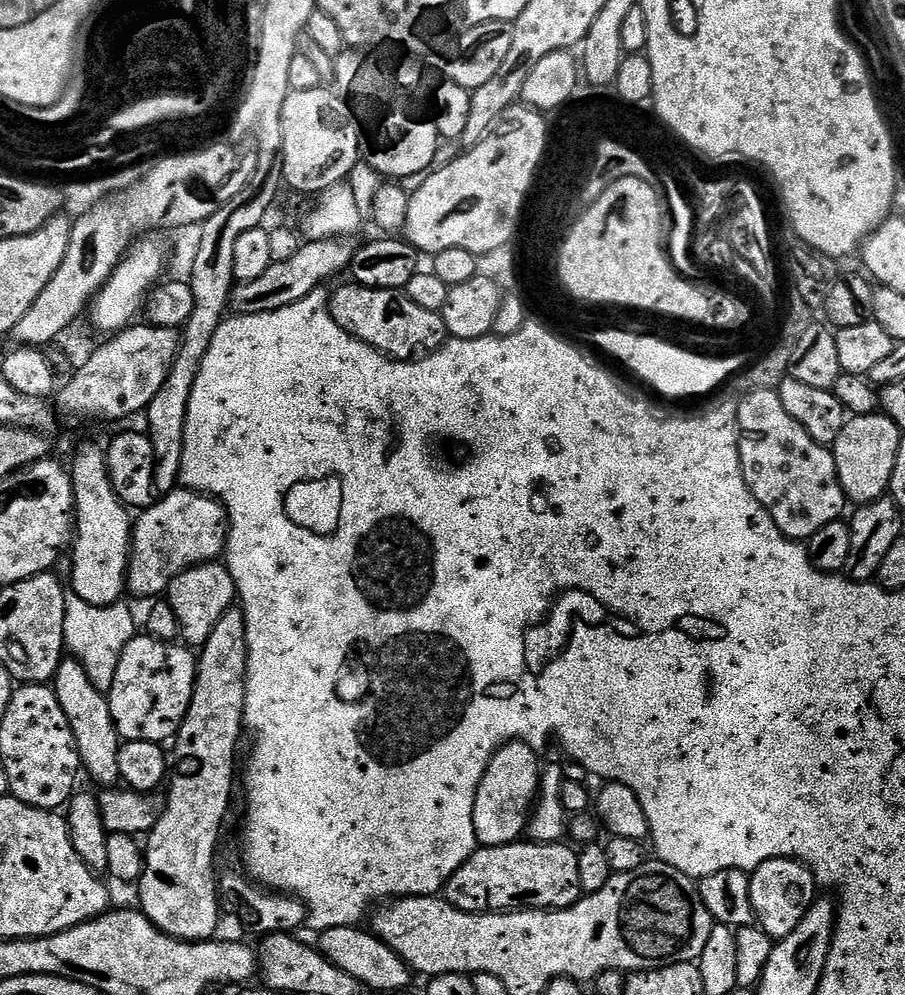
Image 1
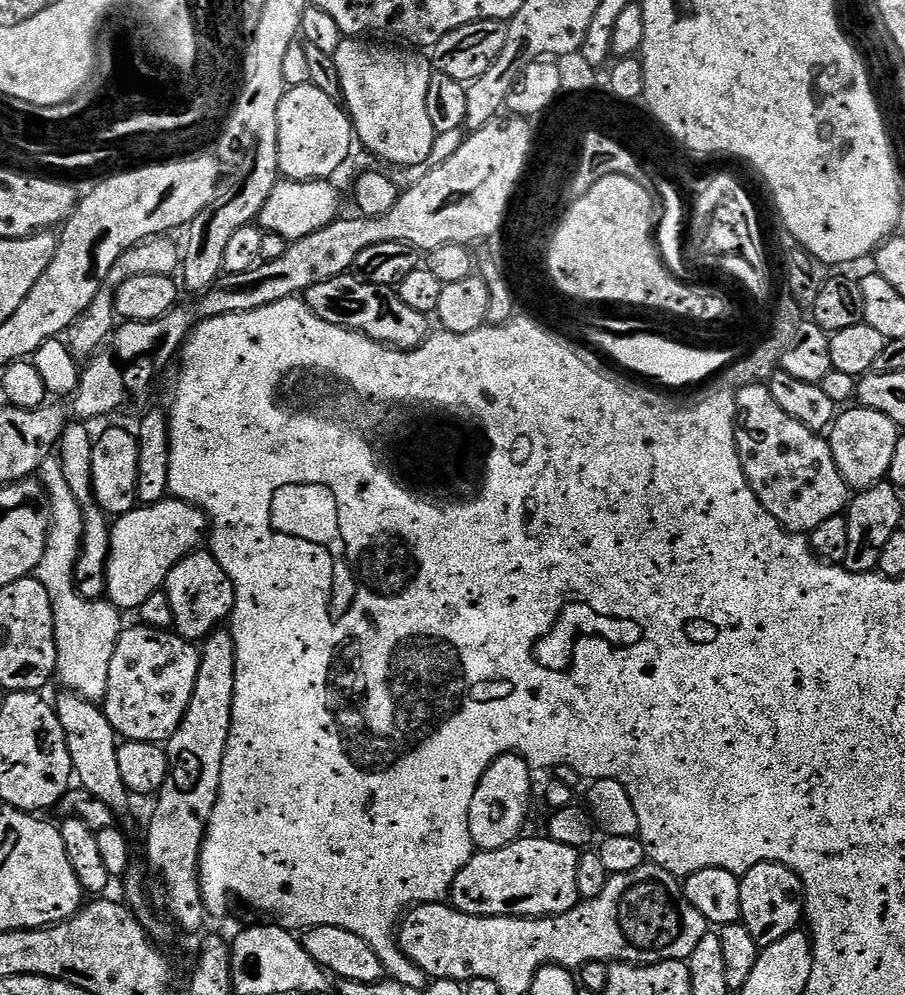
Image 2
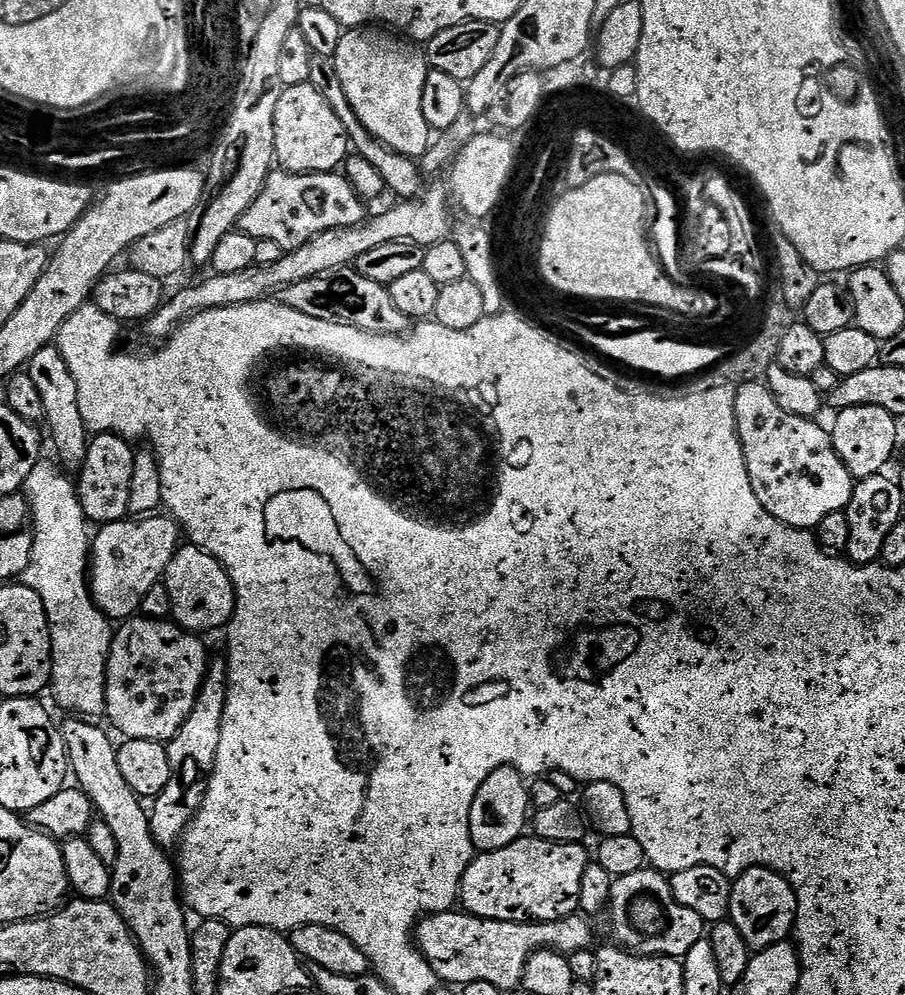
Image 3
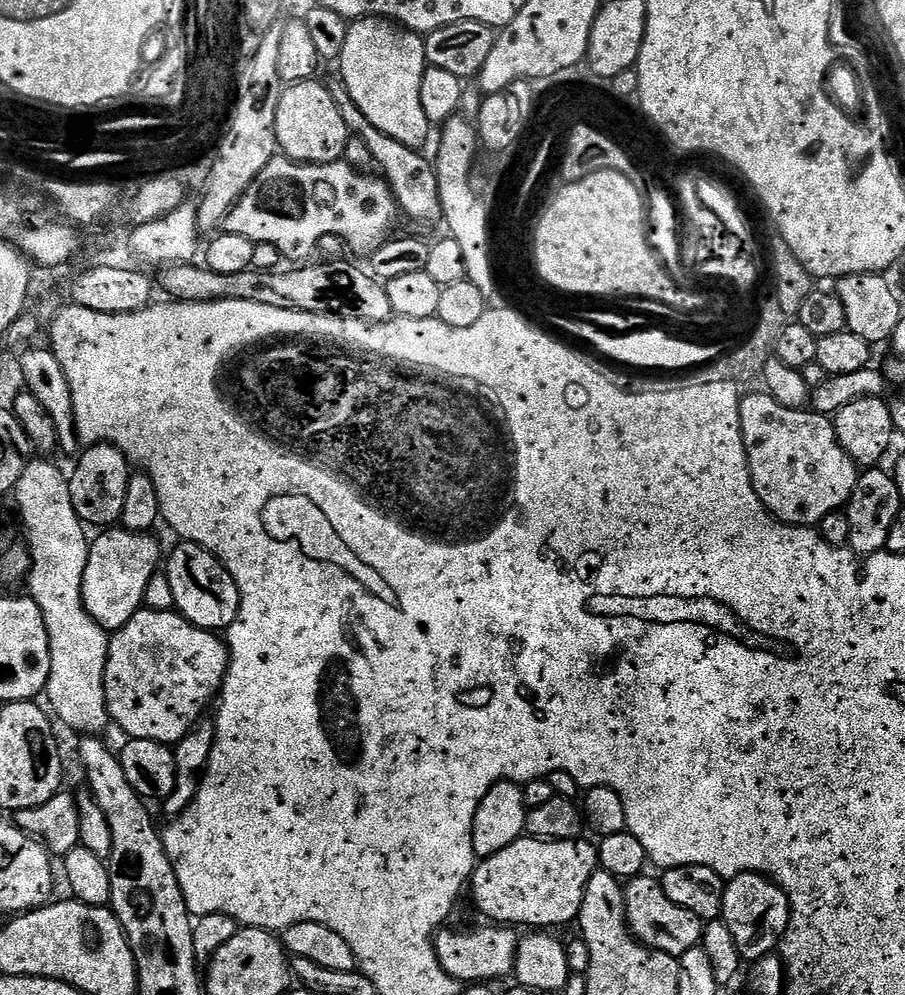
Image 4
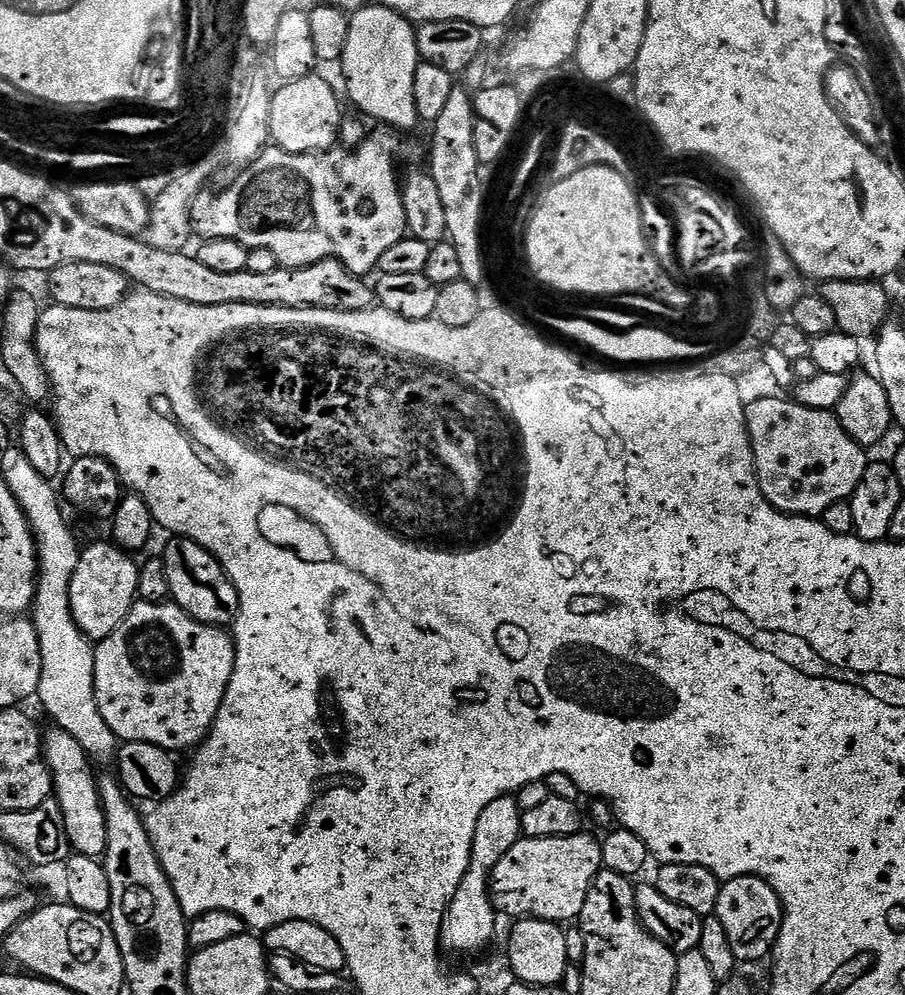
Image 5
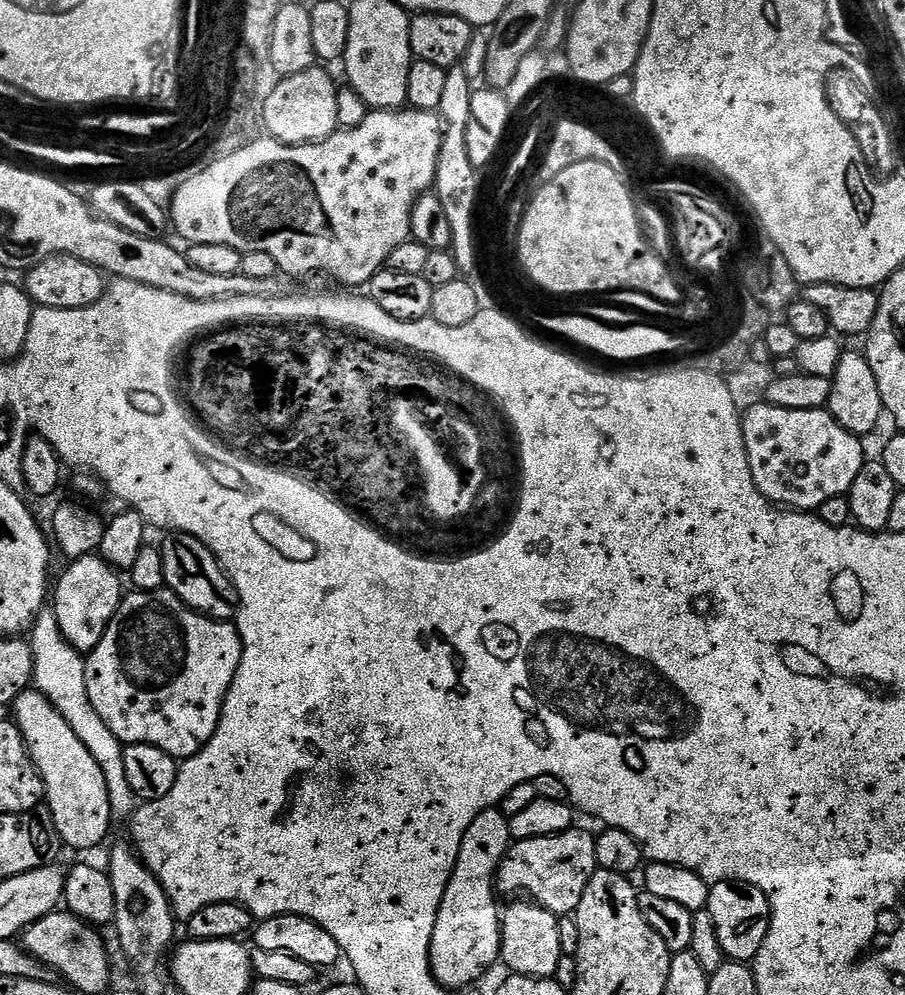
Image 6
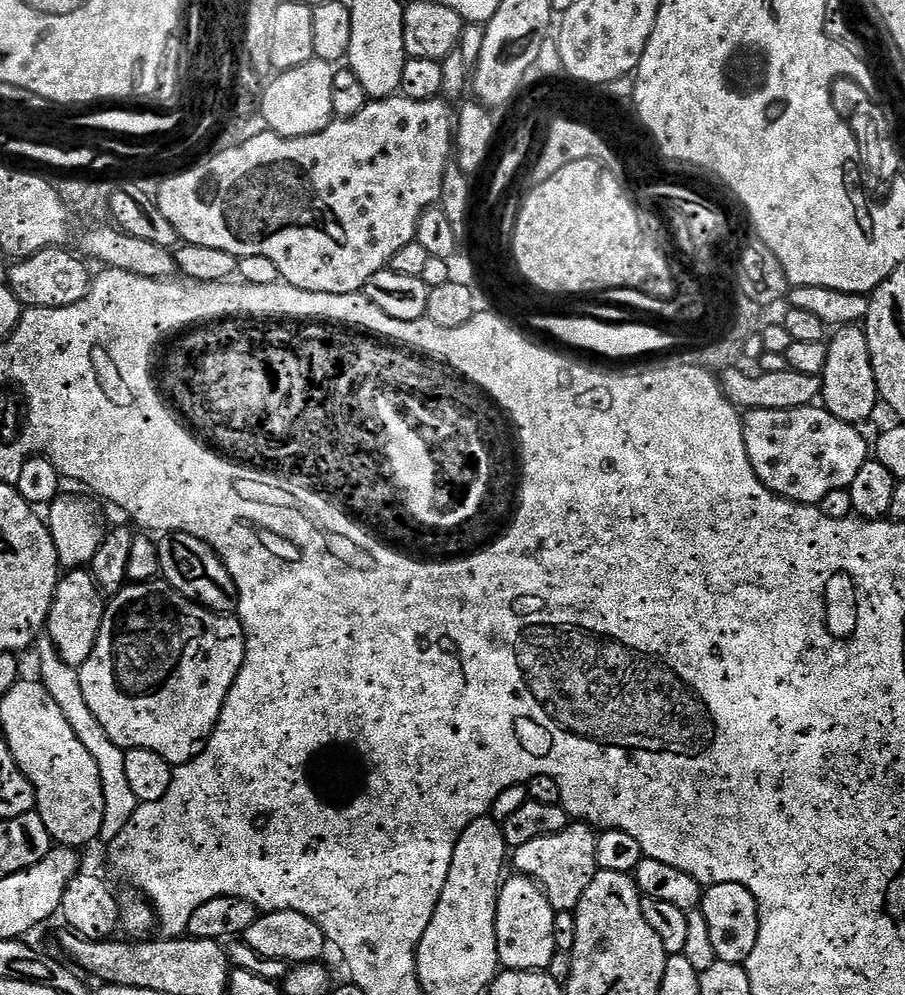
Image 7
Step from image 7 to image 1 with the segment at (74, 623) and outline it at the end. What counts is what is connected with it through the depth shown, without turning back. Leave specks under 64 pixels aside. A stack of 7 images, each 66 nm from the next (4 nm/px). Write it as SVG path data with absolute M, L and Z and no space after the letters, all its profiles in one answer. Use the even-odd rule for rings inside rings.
M191 490L161 495L152 507L143 509L135 517L128 554L127 591L151 598L167 593L169 584L178 574L198 564L213 563L223 553L227 539L228 516L219 500Z

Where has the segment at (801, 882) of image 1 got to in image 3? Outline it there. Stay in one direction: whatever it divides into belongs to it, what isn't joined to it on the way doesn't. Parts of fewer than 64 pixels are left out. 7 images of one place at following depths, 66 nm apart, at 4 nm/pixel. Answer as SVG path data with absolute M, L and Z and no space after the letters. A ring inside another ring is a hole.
M751 868L733 879L728 914L749 948L759 950L783 944L793 935L798 906L796 891L785 876L772 868Z

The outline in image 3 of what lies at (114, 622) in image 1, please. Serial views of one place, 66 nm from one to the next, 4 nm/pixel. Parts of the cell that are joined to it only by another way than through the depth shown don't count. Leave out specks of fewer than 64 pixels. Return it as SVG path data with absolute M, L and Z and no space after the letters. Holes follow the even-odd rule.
M37 466L30 470L30 478L24 483L23 491L32 507L32 522L34 537L30 562L26 566L22 583L46 606L48 625L52 635L52 682L50 692L56 695L56 700L68 711L80 718L100 718L106 712L106 694L104 683L108 681L108 655L112 652L114 624L92 599L90 591L90 522L84 516L80 495L76 493L75 483L63 467L44 468Z

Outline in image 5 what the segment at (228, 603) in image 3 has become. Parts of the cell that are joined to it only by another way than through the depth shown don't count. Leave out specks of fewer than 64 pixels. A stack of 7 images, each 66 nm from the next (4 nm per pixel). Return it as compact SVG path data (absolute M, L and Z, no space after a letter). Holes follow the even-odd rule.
M172 536L165 546L162 559L166 566L166 578L170 582L170 596L187 615L203 624L228 626L240 612L240 599L234 582L226 570L198 542L185 536Z

